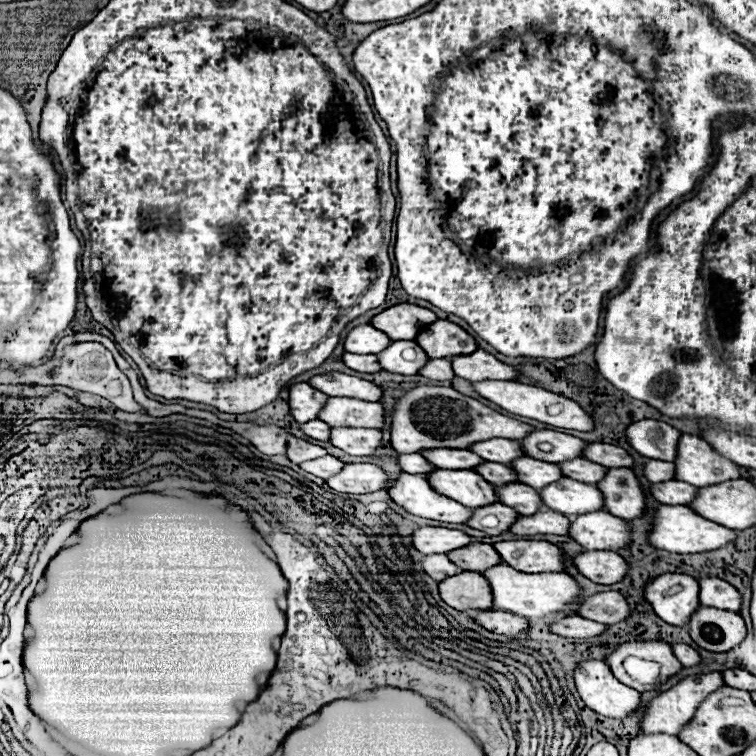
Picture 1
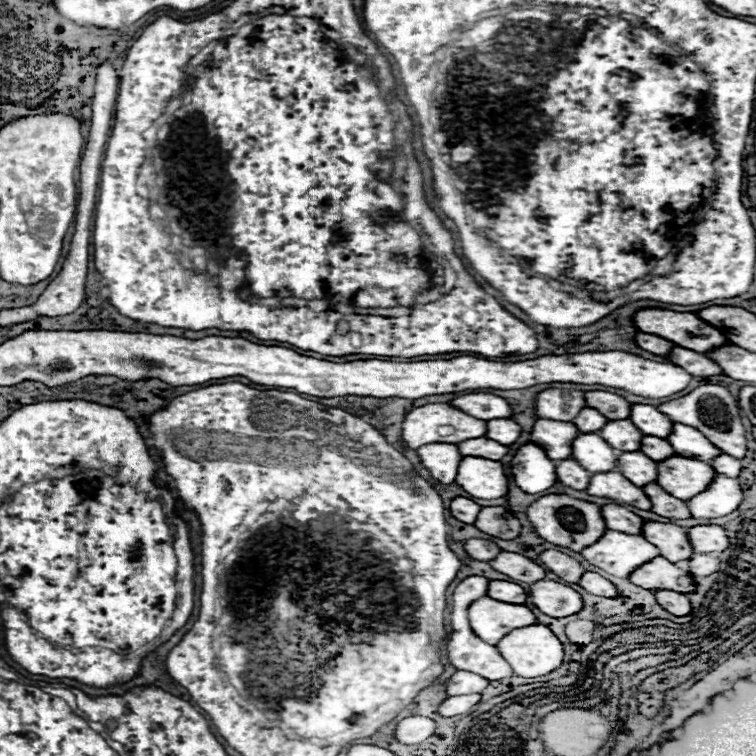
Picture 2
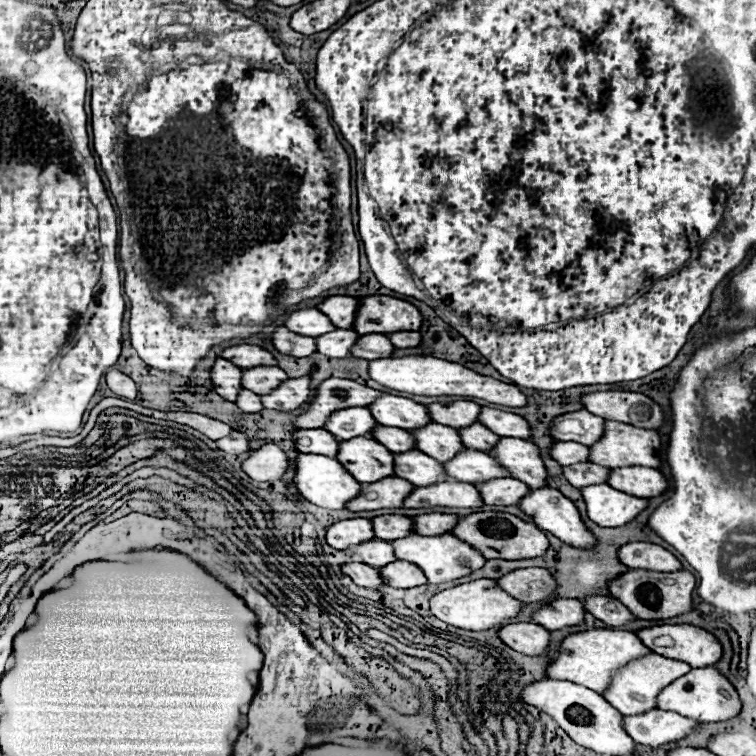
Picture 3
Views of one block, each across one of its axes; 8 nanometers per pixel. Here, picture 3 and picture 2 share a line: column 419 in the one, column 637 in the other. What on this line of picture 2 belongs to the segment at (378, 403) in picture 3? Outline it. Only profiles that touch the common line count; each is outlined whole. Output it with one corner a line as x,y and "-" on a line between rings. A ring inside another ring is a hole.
632,404
630,420
642,434
648,434
648,436
668,438
672,430
670,418
666,418
660,410
656,410
656,406
650,406
650,404

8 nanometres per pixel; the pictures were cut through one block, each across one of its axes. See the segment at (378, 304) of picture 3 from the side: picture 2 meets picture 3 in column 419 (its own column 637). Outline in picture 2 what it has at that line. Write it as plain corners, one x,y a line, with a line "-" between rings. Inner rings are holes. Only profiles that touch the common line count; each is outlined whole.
640,308
634,312
632,322
636,330
650,332
654,336
666,338
678,346
686,346
688,350
708,352
722,344
728,344
726,336
702,322
690,312
672,312
662,308

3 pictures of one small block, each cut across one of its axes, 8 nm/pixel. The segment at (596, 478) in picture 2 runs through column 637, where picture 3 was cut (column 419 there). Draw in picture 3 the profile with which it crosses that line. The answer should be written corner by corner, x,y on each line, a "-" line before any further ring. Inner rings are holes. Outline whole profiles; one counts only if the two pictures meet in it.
438,482
432,486
418,486
406,500
406,508
428,508
428,506
448,506
448,508
476,508
482,506
482,498
472,484
464,482

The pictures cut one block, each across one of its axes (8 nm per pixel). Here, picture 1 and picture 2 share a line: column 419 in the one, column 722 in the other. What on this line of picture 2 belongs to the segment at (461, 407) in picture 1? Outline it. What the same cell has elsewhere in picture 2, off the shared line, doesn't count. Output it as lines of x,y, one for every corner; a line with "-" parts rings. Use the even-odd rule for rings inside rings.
702,384
682,398
660,404
658,410
662,414
666,414
672,422
680,422
680,424
686,424
686,426
700,430
724,454
730,454
738,460
742,460
746,456
746,430
744,430
744,424
740,420
738,402
728,392
728,388
718,386
718,384

